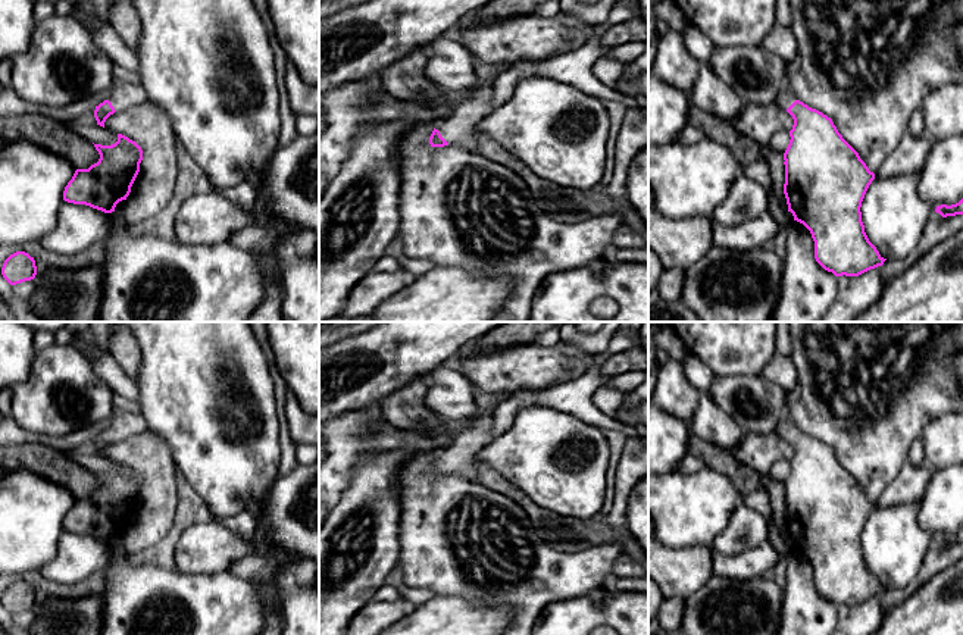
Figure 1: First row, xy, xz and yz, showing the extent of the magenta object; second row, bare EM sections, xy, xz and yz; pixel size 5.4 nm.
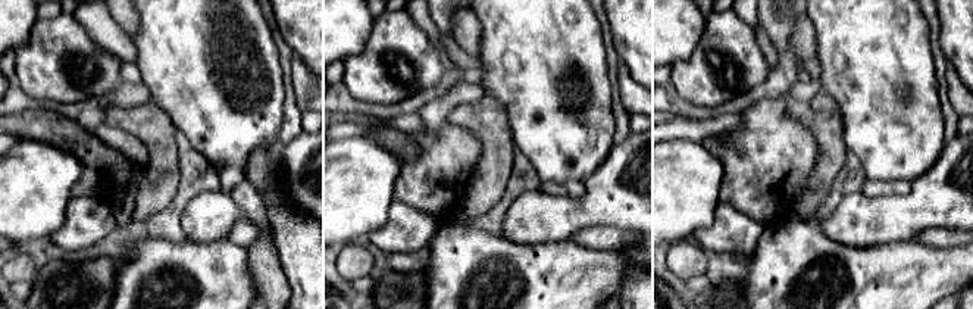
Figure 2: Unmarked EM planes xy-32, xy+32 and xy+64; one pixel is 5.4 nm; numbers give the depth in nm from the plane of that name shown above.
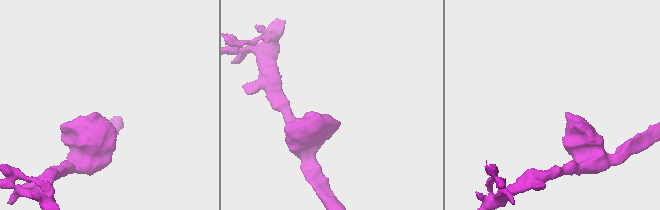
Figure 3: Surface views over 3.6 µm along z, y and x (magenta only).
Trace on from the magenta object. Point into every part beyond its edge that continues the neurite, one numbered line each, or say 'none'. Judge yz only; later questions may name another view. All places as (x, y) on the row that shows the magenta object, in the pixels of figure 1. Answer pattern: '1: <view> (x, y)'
1: yz (785, 99)

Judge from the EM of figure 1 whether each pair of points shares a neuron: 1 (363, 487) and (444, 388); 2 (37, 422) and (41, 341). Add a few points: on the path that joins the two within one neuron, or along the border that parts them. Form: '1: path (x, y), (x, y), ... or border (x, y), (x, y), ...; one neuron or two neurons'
1: border (475, 415), (462, 421), (450, 421), (440, 416); two neurons
2: border (55, 341), (37, 352); two neurons

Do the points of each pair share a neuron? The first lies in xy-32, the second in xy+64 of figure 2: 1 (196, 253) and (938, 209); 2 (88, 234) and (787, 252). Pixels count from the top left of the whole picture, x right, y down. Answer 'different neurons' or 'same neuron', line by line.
1: different neurons
2: different neurons

